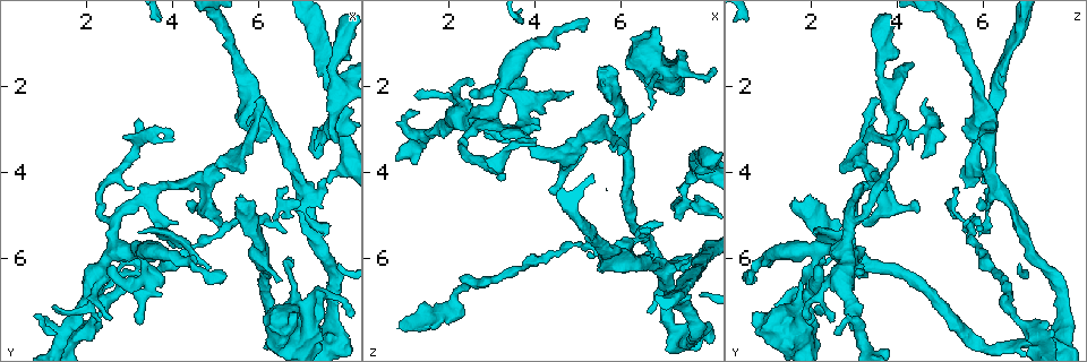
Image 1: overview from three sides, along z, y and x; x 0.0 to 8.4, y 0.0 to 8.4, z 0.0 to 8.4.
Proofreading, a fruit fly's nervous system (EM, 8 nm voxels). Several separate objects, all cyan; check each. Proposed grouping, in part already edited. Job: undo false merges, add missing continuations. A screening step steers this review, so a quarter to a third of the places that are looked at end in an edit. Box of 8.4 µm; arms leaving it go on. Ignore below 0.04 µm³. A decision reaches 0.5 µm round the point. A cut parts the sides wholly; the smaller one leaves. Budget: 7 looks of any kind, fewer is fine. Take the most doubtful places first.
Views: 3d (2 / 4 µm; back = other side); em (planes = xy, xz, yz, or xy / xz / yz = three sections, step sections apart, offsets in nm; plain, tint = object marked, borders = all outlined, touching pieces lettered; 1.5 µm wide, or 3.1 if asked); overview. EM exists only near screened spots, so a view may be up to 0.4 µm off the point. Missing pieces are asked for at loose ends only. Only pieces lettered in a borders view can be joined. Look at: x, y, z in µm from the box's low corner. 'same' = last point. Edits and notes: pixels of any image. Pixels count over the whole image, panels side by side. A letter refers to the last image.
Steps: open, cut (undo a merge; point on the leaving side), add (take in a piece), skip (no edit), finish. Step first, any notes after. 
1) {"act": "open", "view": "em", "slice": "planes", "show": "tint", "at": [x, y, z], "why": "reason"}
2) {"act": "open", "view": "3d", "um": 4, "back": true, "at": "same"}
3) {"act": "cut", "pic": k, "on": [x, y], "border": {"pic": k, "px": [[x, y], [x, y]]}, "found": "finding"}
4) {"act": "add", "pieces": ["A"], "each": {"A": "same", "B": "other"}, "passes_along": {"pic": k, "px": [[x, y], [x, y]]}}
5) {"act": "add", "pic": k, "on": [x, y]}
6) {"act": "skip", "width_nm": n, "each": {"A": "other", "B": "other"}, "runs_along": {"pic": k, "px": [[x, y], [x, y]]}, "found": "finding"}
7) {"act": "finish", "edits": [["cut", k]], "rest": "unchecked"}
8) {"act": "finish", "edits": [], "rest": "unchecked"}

{"act": "open", "view": "3d", "um": 2, "at": [5.85, 4.65, 1.60], "why": "an open end"}

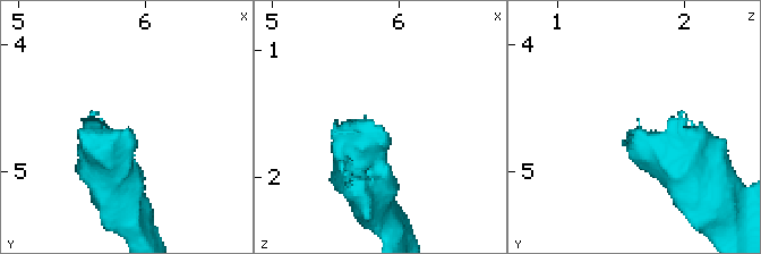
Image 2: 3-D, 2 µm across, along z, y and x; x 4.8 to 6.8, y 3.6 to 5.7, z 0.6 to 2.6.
{"act": "open", "view": "em", "slice": "xz", "step": 8, "show": "borders", "at": [5.88, 4.66, 1.60]}

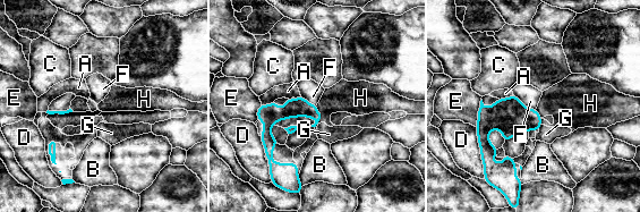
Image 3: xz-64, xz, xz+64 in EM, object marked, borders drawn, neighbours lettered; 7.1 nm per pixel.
{"act": "open", "view": "em", "slice": "planes", "show": "borders", "at": "same"}

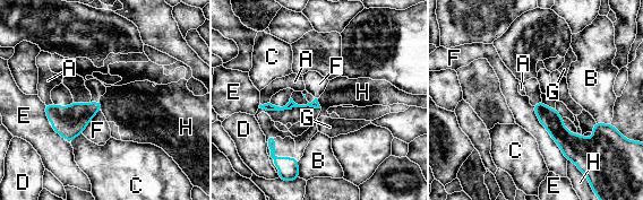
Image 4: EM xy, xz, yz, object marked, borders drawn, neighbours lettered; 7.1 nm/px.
{"act": "add", "pieces": ["A"], "each": {"A": "same", "B": "other", "C": "other", "D": "other", "E": "other", "F": "other", "G": "other", "H": "other"}, "passes_along": {"pic": 4, "px": [[73, 120], [48, 104], [48, 80]]}, "found": "the neuron continues"}

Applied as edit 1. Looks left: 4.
{"act": "open", "view": "3d", "um": 2, "at": [7.00, 4.45, 6.35], "why": "three-way junction"}

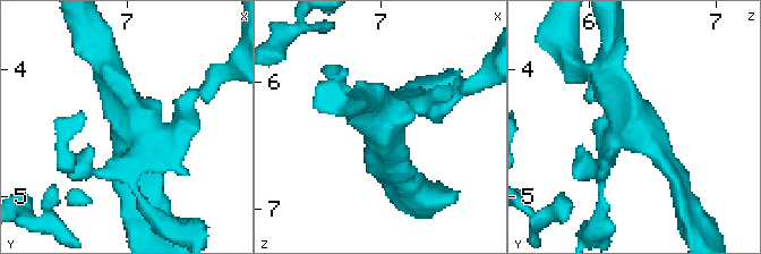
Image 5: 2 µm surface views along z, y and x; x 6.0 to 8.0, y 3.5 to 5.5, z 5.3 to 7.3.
{"act": "open", "view": "em", "slice": "yz", "step": 4, "show": "tint", "at": [7.04, 4.44, 6.36], "why": "need the tissue"}

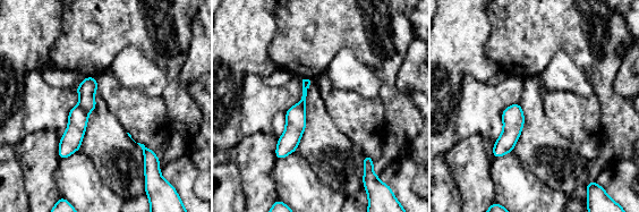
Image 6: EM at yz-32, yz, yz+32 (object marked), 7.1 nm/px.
{"act": "open", "view": "em", "slice": "yz", "step": 4, "show": "borders", "at": "same"}

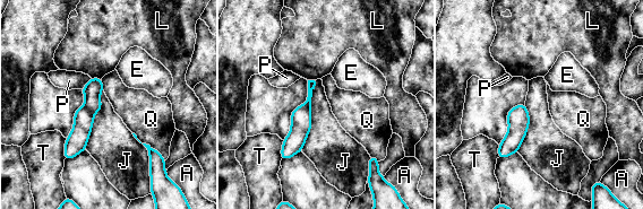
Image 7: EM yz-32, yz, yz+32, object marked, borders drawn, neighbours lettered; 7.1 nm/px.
{"act": "cut", "pic": 7, "on": [83, 121], "each": {"A": "other", "E": "other", "J": "other", "L": "other", "P": "other", "Q": "other", "T": "other"}, "border": {"pic": 7, "px": [[83, 105], [93, 114]]}, "found": "two neurons meet here"}

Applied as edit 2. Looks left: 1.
{"act": "open", "view": "em", "slice": "planes", "show": "borders", "at": [1.20, 7.10, 2.25], "why": "free end"}

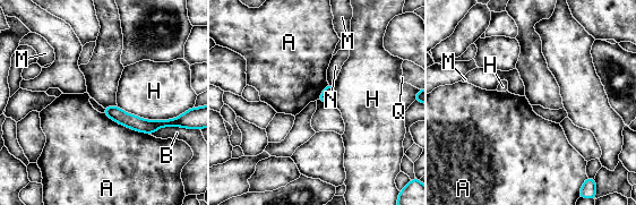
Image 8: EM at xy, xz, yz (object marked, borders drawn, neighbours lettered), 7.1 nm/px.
{"act": "skip", "each": {"A": "other", "B": "other", "H": "other", "M": "other", "N": "other", "Q": "other"}, "runs_along": {"pic": 8, "px": [[106, 109], [139, 125], [164, 122]]}, "found": "none of them fits"}

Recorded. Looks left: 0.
{"act": "finish", "edits": [["add", 4], ["cut", 7]], "rest": "unchecked"}

